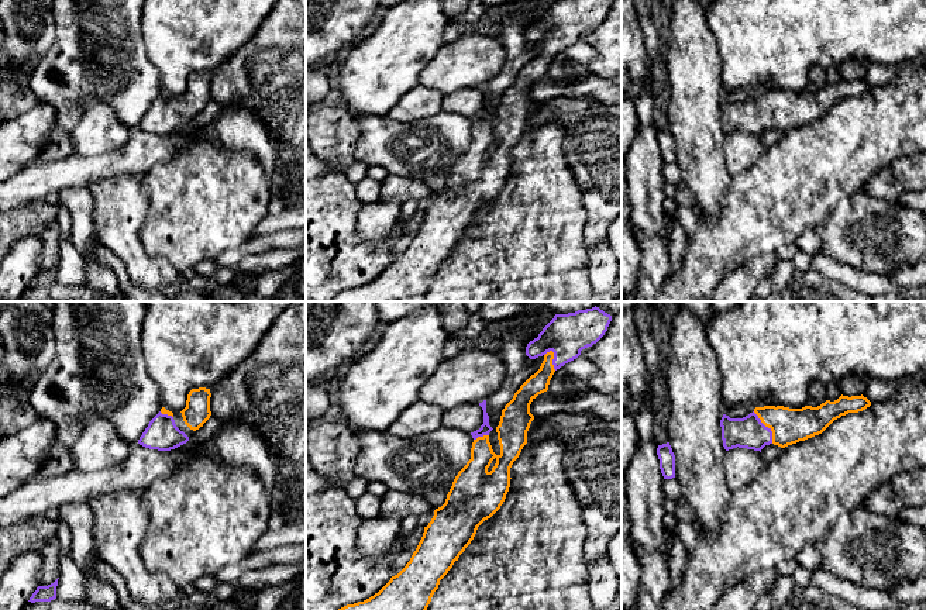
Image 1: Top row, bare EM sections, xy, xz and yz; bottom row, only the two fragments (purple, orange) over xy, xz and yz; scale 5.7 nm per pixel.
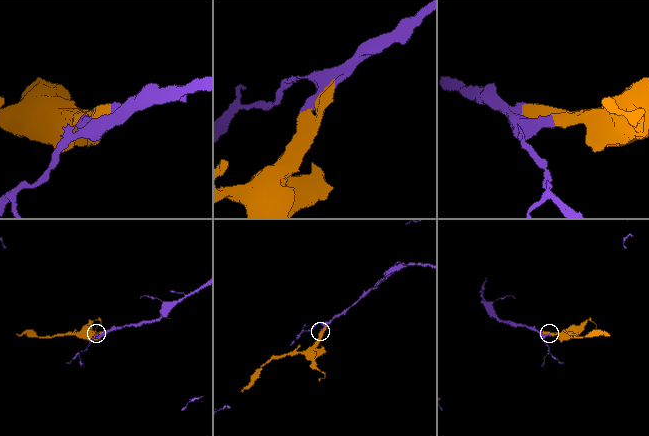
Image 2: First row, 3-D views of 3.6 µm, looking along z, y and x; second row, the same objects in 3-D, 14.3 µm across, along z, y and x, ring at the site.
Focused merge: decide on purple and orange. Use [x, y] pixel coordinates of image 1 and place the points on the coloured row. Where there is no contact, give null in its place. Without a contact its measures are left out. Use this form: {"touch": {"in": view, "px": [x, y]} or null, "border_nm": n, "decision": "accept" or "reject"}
{"touch": {"in": "yz", "px": [767, 427]}, "border_nm": 220, "decision": "accept"}

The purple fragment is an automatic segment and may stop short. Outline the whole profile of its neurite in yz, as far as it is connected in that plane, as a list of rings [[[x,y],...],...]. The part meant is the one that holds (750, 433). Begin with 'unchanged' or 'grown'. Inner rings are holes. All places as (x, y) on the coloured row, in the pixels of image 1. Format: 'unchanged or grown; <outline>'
grown; [[[841,394],[837,400],[826,400],[817,407],[764,406],[755,407],[743,418],[723,414],[720,420],[723,447],[726,451],[739,447],[760,452],[770,444],[785,448],[819,435],[841,416],[863,411],[870,406],[871,402],[863,394],[851,397]]]

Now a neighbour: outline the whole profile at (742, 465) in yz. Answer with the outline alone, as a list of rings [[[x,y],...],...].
[[[739,447],[726,451],[724,476],[731,492],[734,493],[753,482],[765,463],[760,451]]]

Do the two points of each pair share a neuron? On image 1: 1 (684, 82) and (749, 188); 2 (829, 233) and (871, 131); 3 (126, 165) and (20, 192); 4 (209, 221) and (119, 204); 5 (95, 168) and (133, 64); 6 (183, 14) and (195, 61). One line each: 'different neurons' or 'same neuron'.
1: different neurons
2: different neurons
3: same neuron
4: different neurons
5: different neurons
6: same neuron

